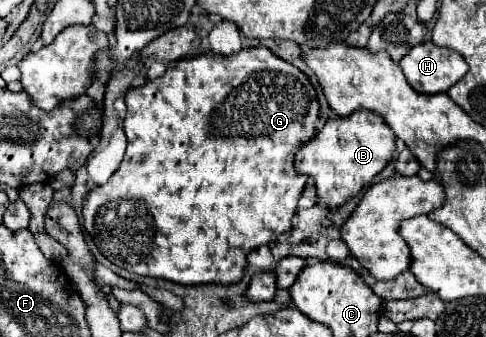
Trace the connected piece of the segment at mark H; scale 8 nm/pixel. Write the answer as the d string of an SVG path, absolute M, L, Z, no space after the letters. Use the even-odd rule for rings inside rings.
M432 42L414 46L400 60L400 68L408 84L416 92L424 94L448 92L450 86L454 86L468 72L468 64L458 52L440 48Z

